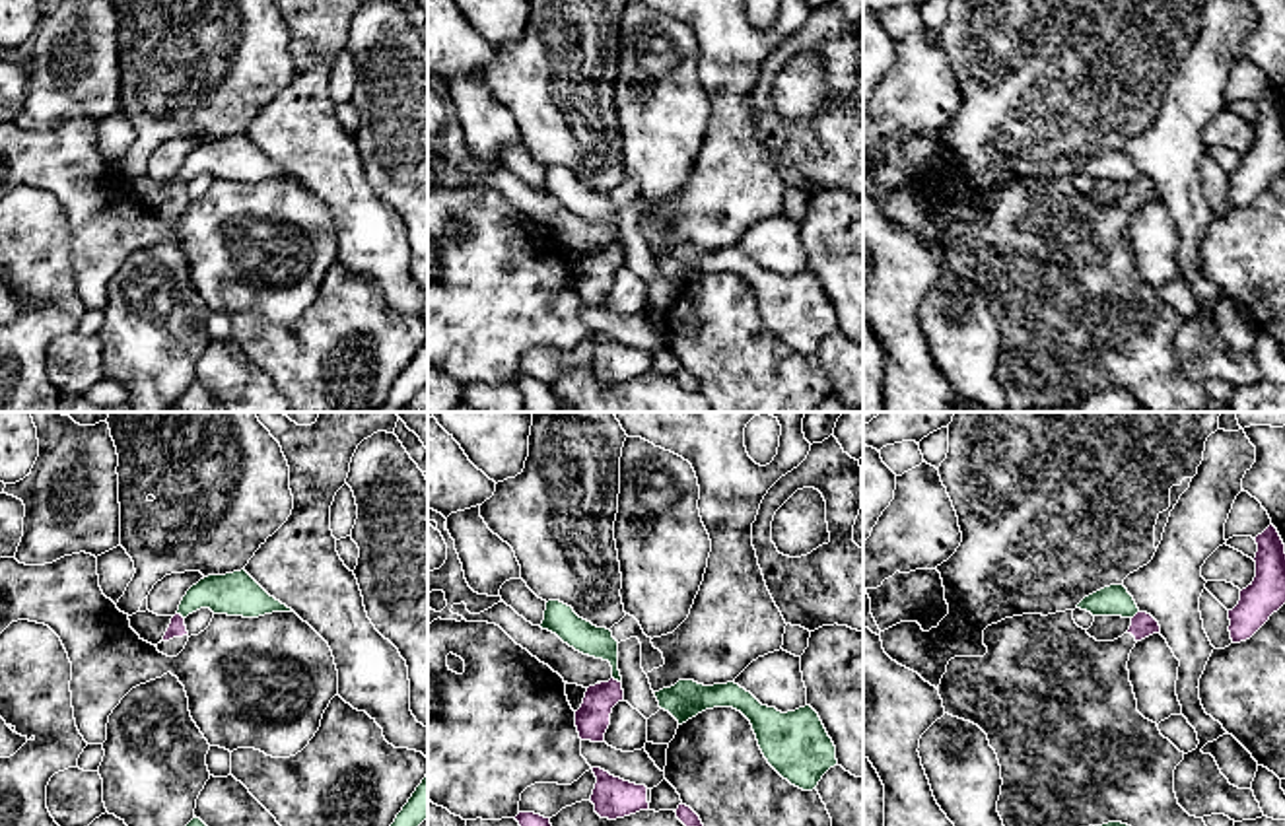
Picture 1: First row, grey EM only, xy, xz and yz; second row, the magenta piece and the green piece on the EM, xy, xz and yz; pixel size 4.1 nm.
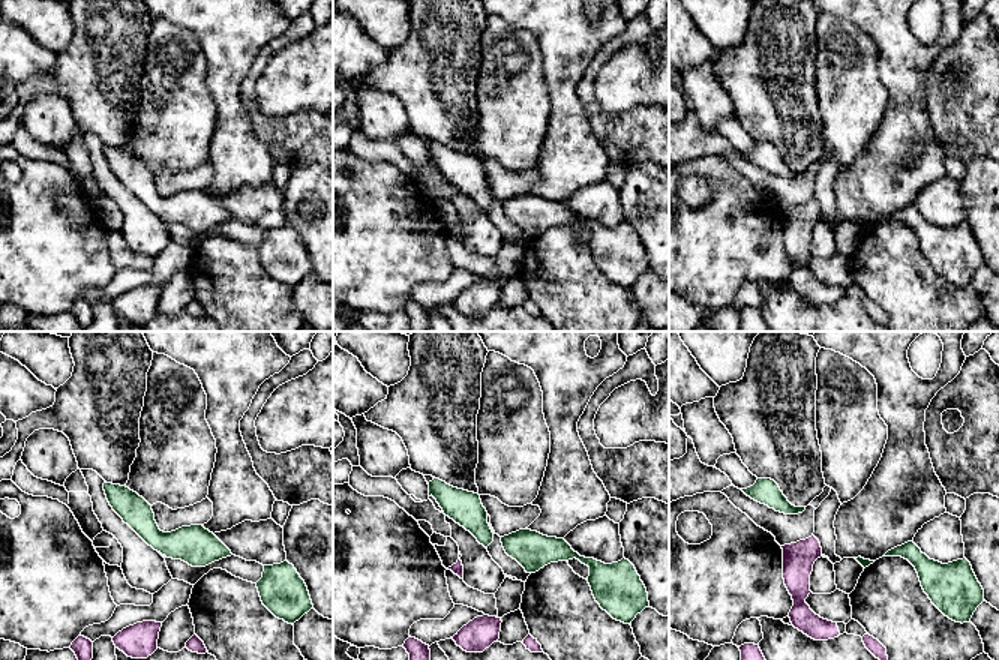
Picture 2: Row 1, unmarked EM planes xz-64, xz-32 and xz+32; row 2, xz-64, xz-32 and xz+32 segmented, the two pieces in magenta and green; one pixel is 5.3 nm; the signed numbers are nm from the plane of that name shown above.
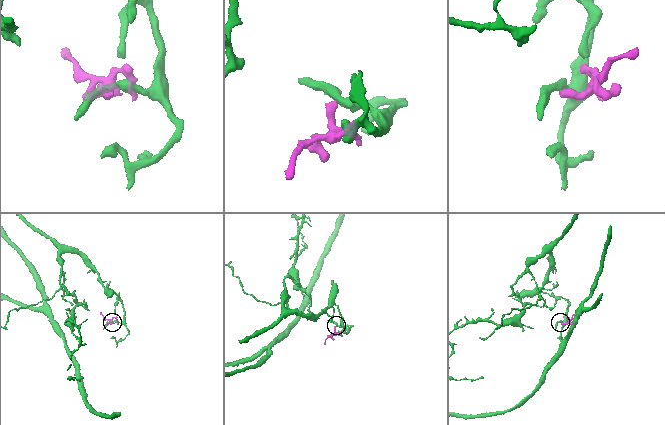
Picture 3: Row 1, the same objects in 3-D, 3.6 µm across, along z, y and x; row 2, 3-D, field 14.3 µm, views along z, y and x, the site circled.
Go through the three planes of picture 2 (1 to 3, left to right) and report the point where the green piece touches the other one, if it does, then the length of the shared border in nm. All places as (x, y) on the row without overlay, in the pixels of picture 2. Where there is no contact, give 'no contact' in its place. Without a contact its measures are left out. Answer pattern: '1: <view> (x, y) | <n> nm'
1: no contact
2: no contact
3: no contact

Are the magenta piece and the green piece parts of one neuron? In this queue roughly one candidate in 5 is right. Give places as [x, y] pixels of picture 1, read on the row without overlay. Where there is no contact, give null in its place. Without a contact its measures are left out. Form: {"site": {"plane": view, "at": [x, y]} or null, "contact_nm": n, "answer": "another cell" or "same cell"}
{"site": {"plane": "xz", "at": [617, 245]}, "contact_nm": 50, "answer": "another cell"}

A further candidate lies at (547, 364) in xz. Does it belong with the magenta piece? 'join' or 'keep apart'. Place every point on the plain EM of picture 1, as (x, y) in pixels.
keep apart

